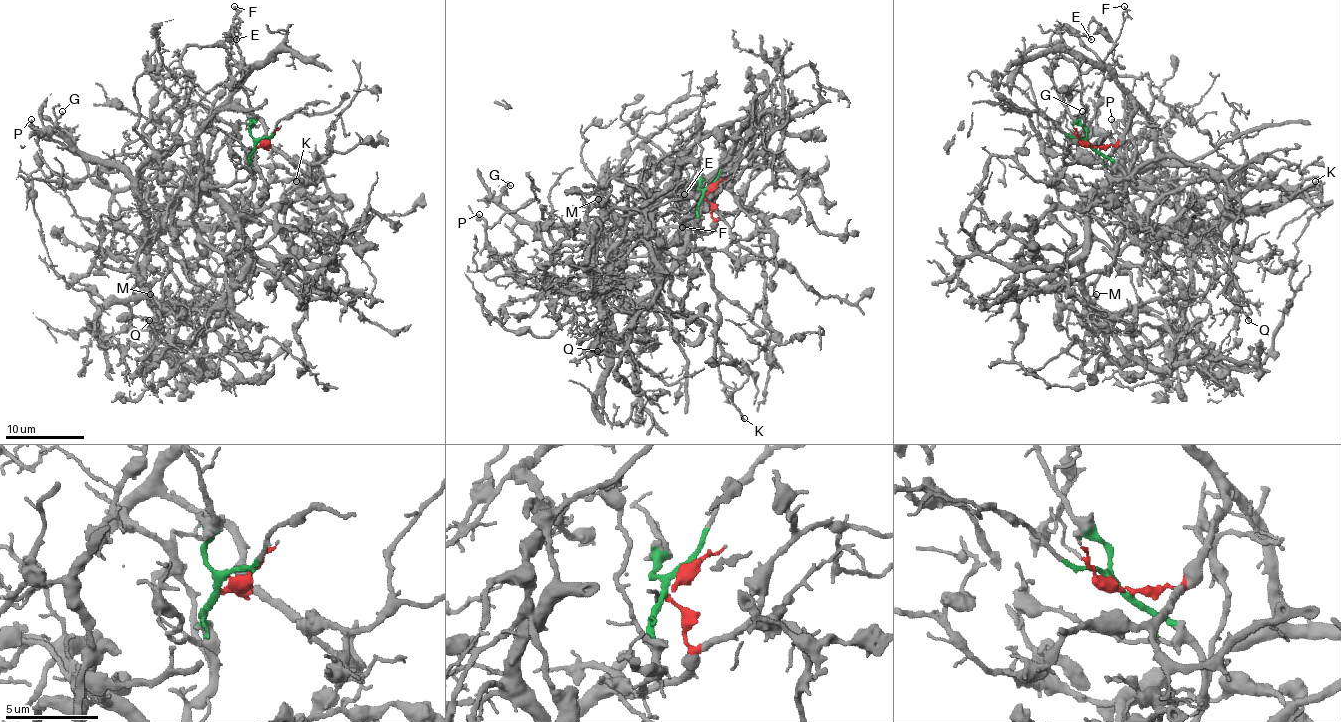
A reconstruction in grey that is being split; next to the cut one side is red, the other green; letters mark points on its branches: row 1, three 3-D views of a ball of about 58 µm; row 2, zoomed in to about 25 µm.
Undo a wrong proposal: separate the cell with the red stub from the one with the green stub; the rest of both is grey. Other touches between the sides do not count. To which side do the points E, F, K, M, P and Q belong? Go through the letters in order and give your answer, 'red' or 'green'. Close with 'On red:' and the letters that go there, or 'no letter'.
E: red
F: red
K: green
M: green
P: red
Q: red
On red: E, F, P, Q

